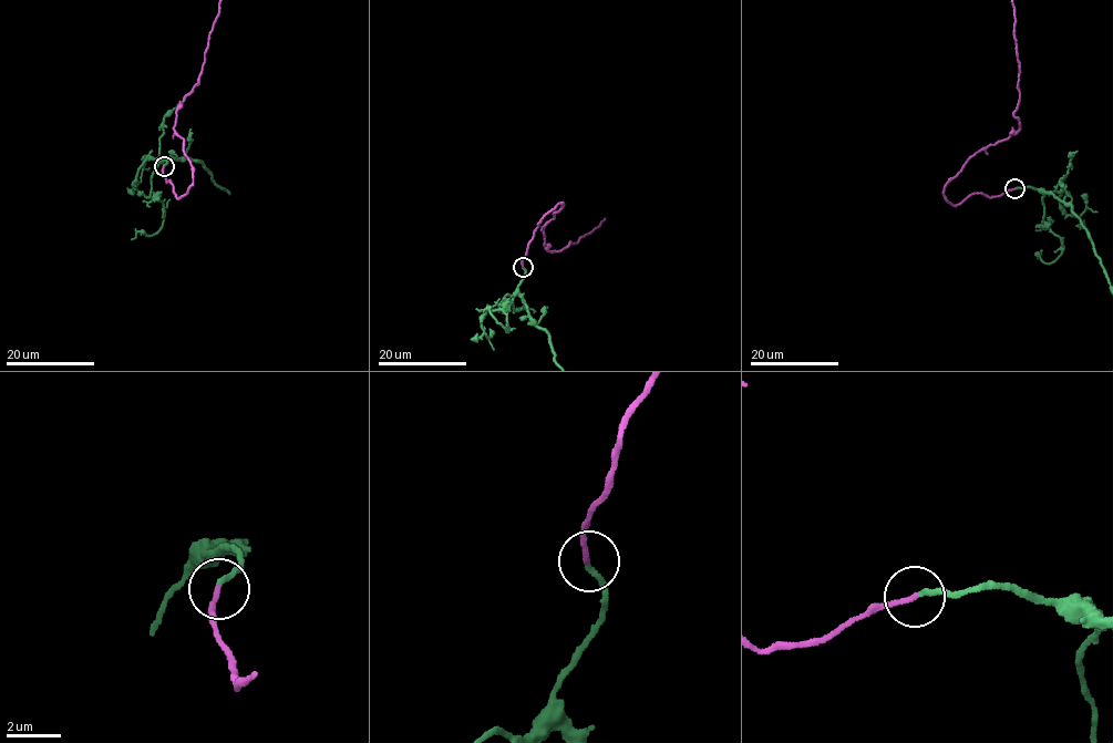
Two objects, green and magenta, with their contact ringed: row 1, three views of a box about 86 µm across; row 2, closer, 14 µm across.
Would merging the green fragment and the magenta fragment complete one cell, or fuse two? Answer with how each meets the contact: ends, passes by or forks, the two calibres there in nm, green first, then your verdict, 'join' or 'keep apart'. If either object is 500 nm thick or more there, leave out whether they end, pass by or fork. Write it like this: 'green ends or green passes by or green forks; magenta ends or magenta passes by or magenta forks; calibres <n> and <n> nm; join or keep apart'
green ends; magenta ends; calibres 190 and 190 nm; join

